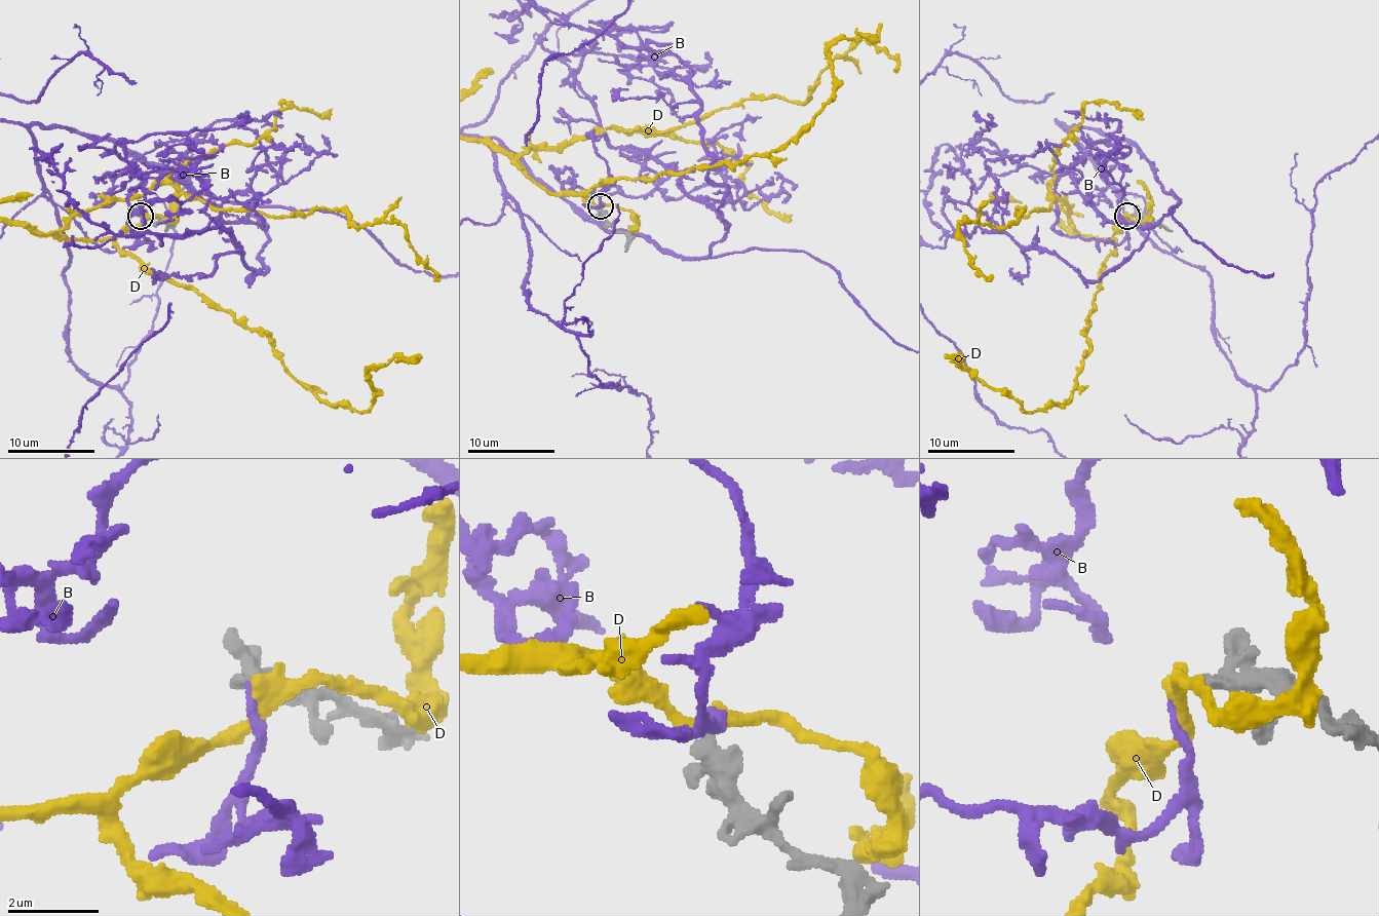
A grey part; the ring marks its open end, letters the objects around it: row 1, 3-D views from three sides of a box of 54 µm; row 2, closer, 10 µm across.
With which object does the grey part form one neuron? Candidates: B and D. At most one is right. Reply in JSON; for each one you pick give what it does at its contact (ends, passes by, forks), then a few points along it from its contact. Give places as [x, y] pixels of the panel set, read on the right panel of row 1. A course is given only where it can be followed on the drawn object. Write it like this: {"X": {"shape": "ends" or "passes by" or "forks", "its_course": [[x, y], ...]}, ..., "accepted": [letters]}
{"B": {"shape": "ends"}, "accepted": ["B"]}

